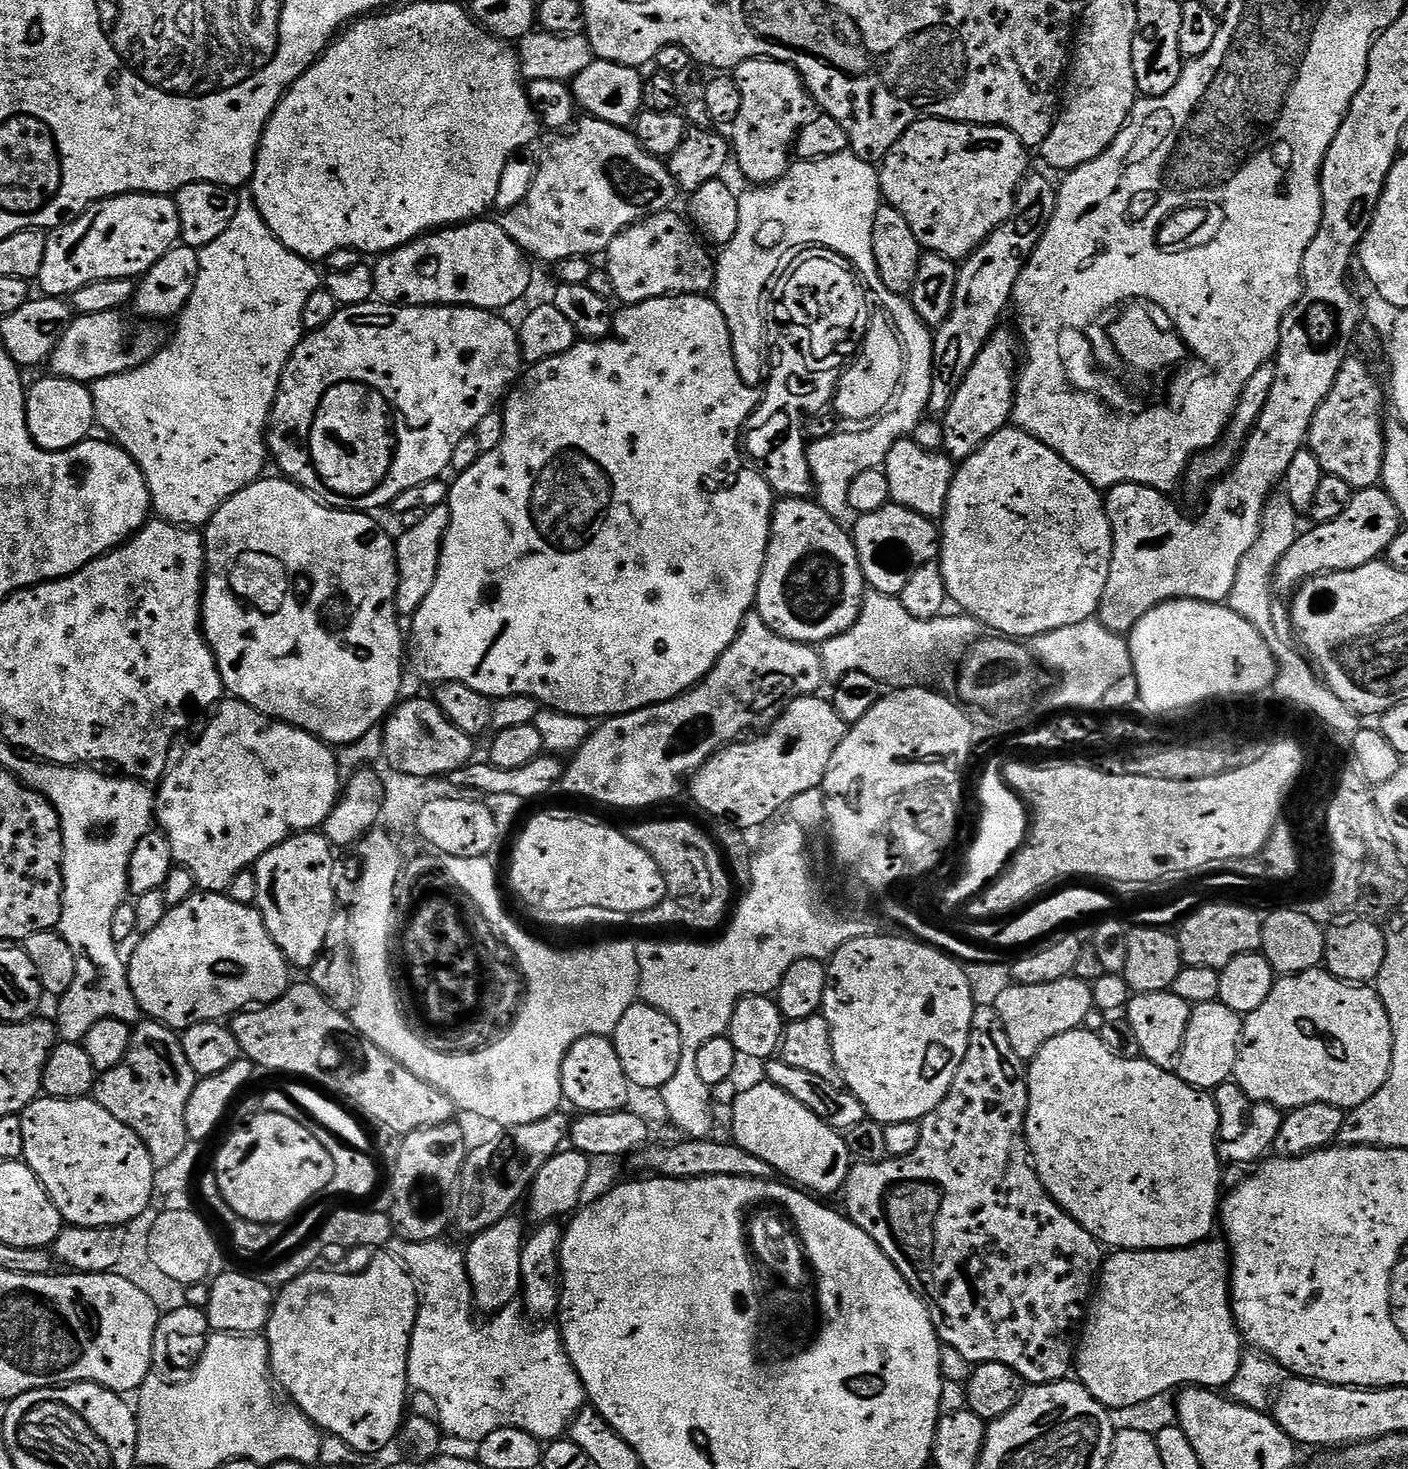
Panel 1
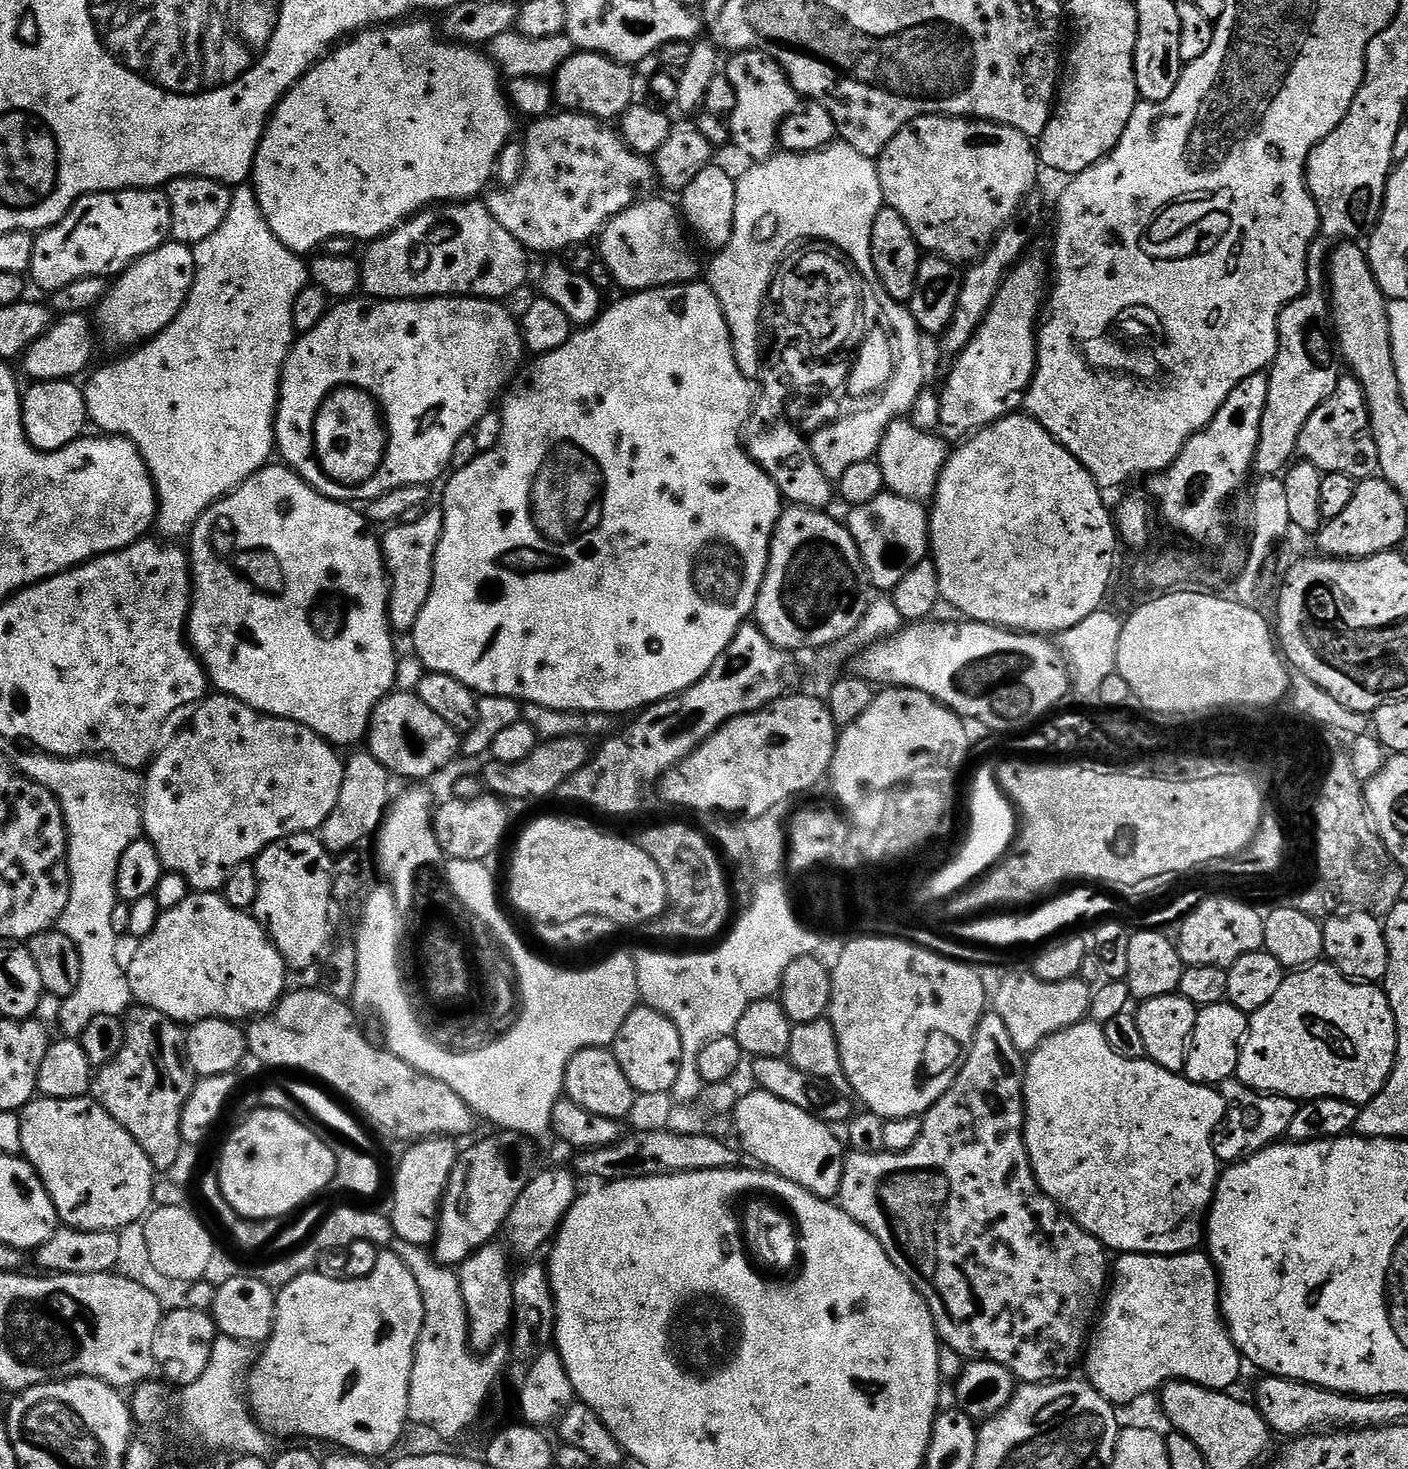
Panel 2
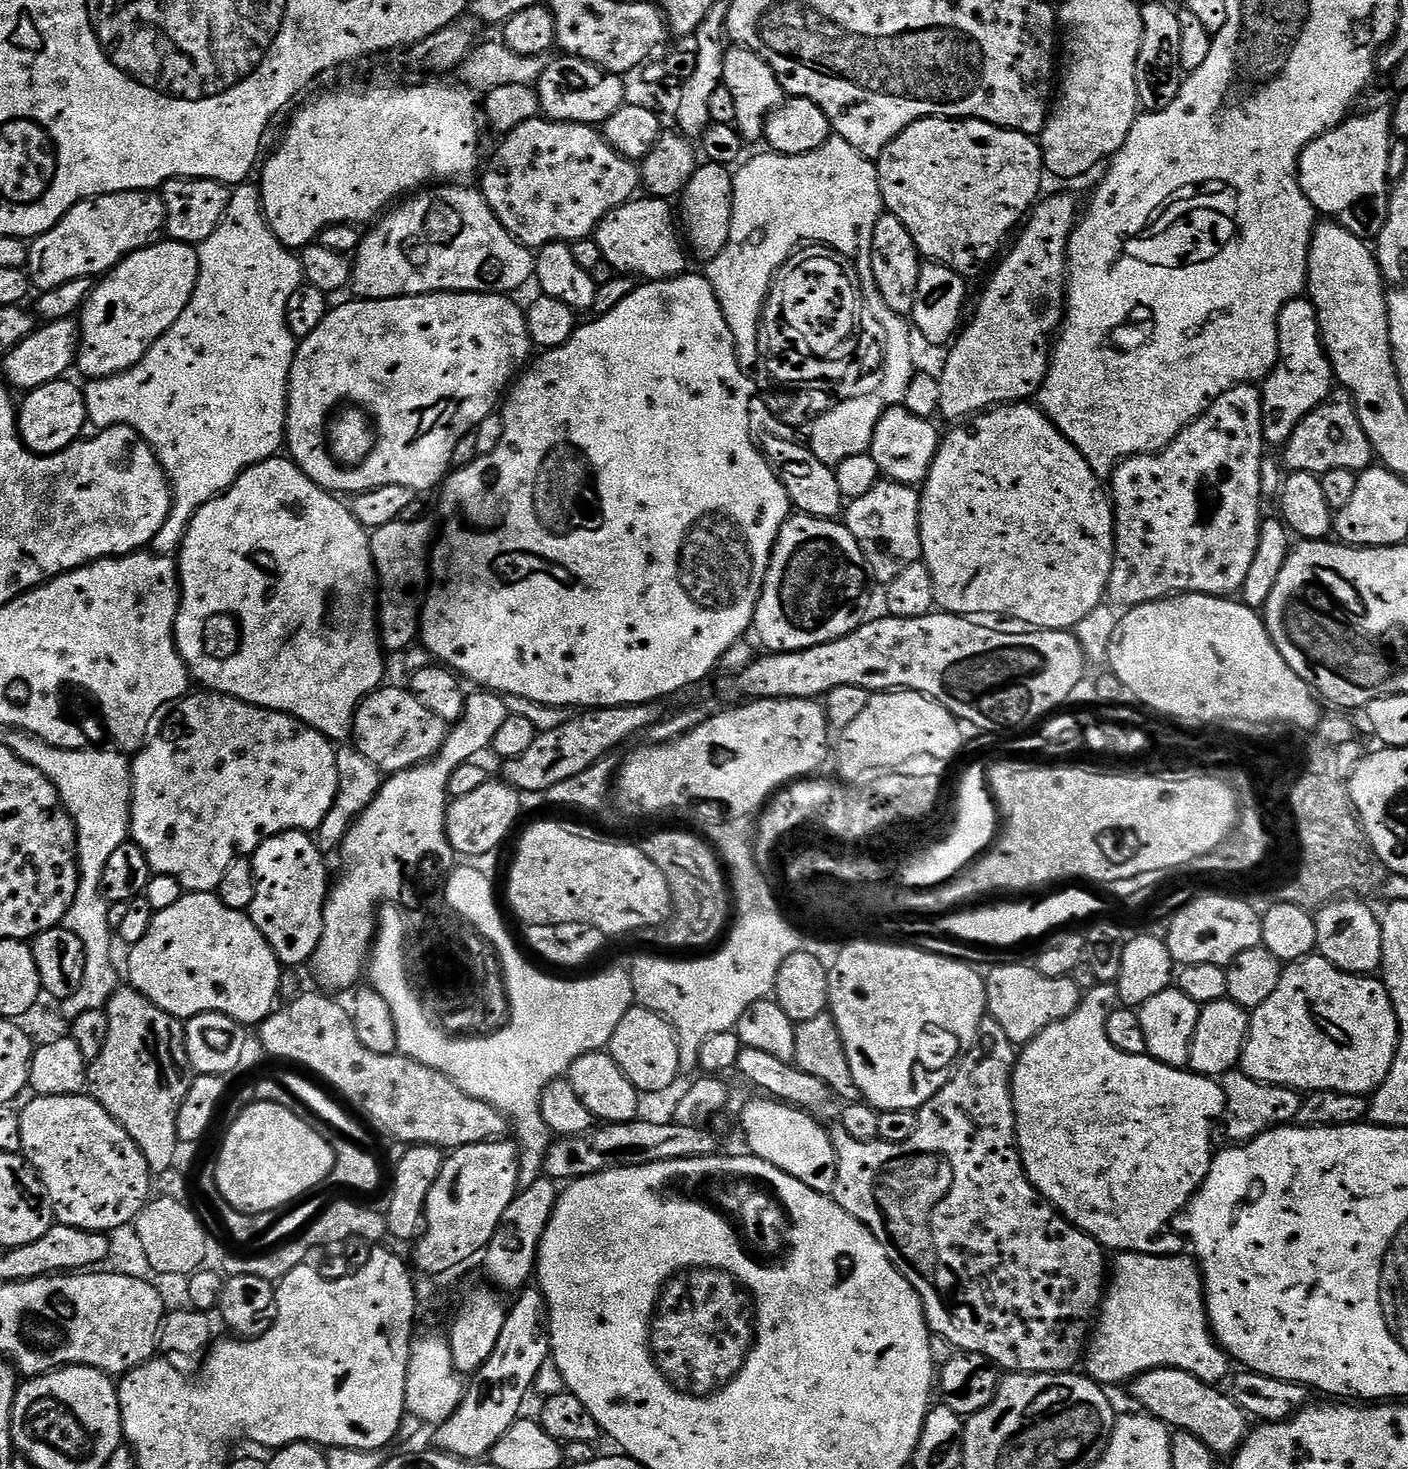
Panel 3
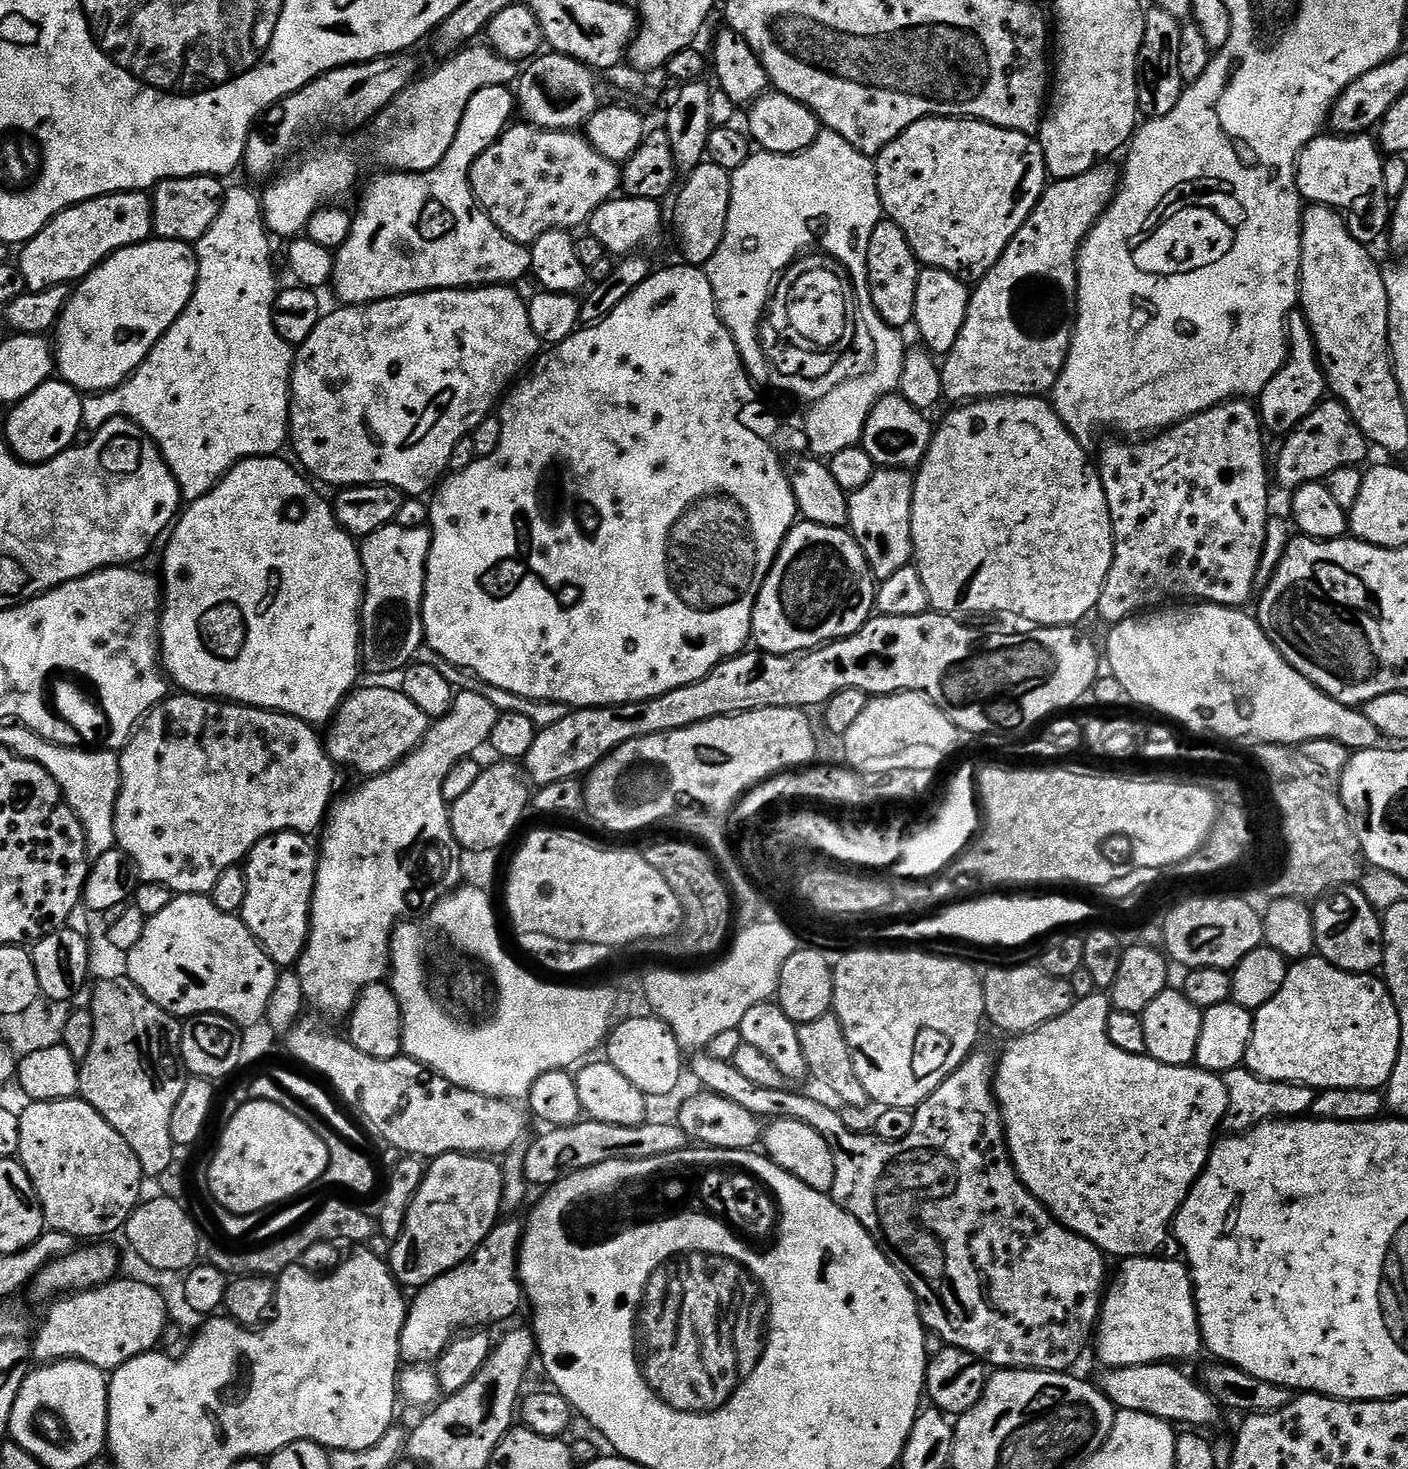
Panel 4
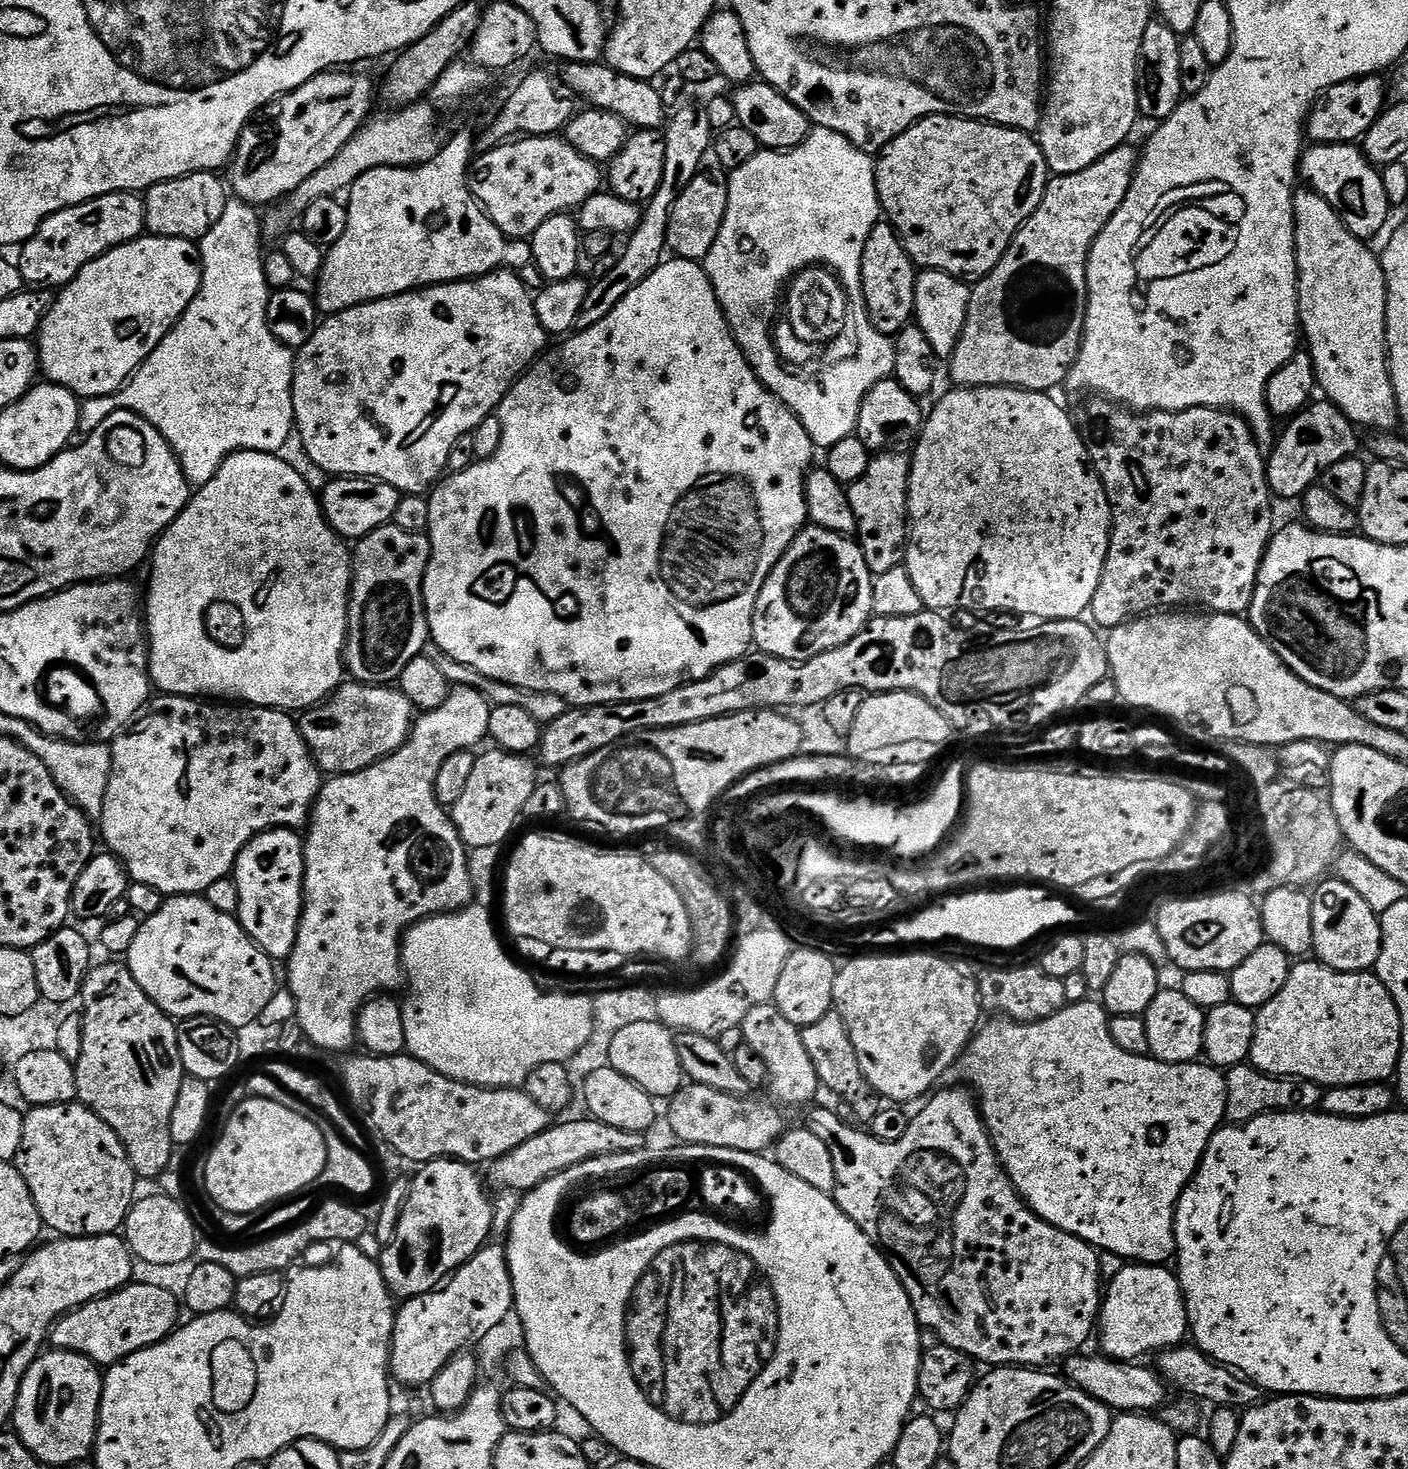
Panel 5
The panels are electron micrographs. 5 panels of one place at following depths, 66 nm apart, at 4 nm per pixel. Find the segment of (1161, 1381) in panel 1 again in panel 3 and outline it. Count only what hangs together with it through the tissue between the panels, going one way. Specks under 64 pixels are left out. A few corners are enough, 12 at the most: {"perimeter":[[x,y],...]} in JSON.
{"perimeter":[[1121,1252],[1086,1349],[1097,1384],[1230,1376],[1191,1255]]}

